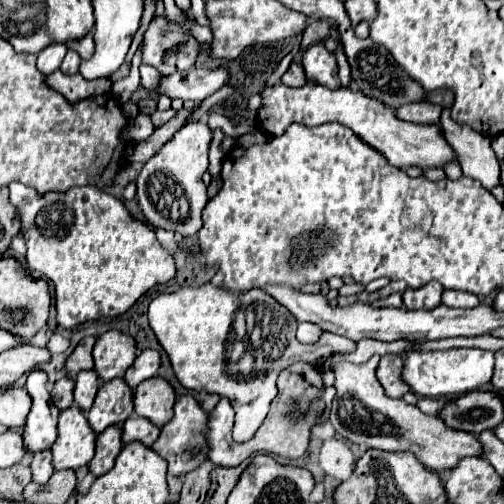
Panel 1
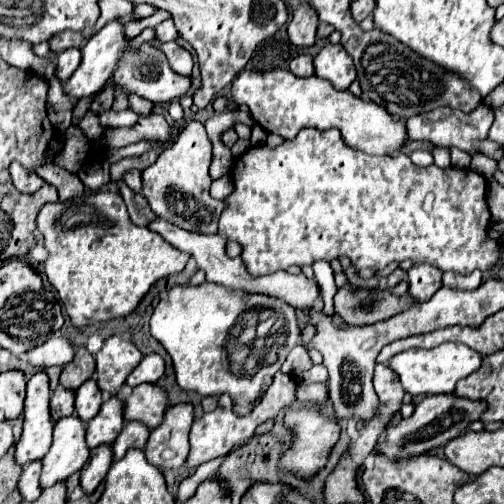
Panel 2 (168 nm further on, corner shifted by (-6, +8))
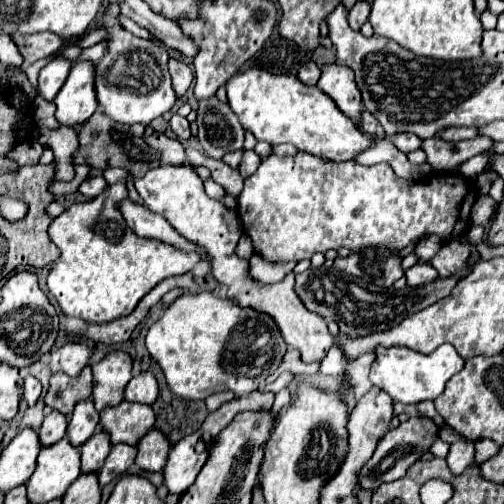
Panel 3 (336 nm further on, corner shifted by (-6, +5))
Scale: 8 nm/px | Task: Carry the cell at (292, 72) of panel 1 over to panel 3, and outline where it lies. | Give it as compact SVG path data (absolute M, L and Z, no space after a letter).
M308 61L300 67L298 71L298 79L304 83L304 85L316 85L318 79L320 79L320 69L314 61Z

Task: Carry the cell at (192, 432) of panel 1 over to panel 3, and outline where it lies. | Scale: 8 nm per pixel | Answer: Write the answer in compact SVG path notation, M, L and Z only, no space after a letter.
M150 429L140 439L136 449L138 449L138 455L134 463L138 465L140 471L162 471L172 445L168 443L168 439L164 439L164 435Z

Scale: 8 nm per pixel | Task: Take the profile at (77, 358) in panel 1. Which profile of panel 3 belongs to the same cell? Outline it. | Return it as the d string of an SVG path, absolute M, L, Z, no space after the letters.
M84 367L80 377L72 379L64 373L54 373L50 379L50 387L44 395L46 407L60 411L62 415L70 415L76 407L76 403L90 399L92 395L92 371L90 367Z

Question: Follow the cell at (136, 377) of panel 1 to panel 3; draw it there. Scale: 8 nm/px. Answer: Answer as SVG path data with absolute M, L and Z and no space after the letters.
M150 371L140 373L138 377L130 379L130 383L126 385L126 393L124 393L126 401L152 405L156 397L158 397L158 383Z

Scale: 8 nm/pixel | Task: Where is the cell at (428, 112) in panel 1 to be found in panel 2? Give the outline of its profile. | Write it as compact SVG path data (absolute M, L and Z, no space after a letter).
M480 104L476 110L472 110L470 114L462 112L462 110L454 110L454 108L436 108L432 112L422 112L422 114L414 114L406 120L406 128L408 128L408 138L410 140L428 140L436 146L458 146L464 152L476 152L482 150L484 154L492 156L494 160L500 160L500 152L502 146L498 146L496 142L488 140L488 128L492 126L494 120L494 110L486 104Z

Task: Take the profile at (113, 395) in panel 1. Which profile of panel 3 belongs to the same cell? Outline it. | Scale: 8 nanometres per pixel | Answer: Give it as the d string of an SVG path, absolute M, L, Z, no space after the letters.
M96 431L96 435L92 439L88 439L88 443L84 443L84 447L80 447L80 459L82 459L82 473L98 473L100 467L104 465L104 459L108 455L108 449L112 447L112 443L108 443L108 435L104 435L102 431Z

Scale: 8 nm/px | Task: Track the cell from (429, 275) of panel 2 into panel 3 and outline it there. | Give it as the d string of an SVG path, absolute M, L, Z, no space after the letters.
M418 263L406 271L408 287L420 287L424 283L432 283L432 279L436 279L436 277L438 277L438 273L430 263Z

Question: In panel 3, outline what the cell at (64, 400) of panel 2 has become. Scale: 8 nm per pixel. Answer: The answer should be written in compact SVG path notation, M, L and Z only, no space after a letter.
M52 411L44 419L44 423L42 423L40 431L38 431L40 445L42 447L50 447L50 445L58 443L64 435L66 435L66 417L60 415L60 413L56 413L56 411Z

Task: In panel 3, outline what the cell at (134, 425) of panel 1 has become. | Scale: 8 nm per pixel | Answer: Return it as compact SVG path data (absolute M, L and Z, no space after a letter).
M124 443L120 445L112 445L106 463L98 475L100 487L108 485L112 479L116 479L118 475L122 475L124 471L128 471L134 465L134 457L136 457L136 447L128 447Z

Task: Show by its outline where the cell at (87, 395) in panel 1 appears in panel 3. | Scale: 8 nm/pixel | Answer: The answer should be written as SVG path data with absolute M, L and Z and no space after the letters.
M90 399L76 405L76 409L74 409L74 413L70 415L70 421L68 421L68 431L66 431L68 441L74 447L84 445L96 433L98 419L100 419L100 415L96 413L94 403Z

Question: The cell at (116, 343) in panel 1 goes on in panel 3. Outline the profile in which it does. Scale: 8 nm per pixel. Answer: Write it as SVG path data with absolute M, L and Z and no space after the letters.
M112 351L92 365L94 393L92 401L98 411L114 407L124 399L124 387L132 379L132 359L124 351Z

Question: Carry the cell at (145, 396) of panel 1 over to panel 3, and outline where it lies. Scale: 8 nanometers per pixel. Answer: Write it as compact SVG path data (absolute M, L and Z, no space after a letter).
M122 401L116 407L104 409L100 415L100 429L110 435L112 445L136 445L152 429L152 423L154 411L142 403Z

